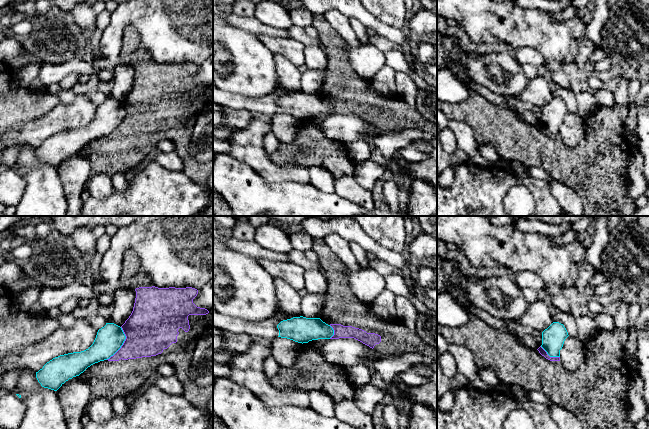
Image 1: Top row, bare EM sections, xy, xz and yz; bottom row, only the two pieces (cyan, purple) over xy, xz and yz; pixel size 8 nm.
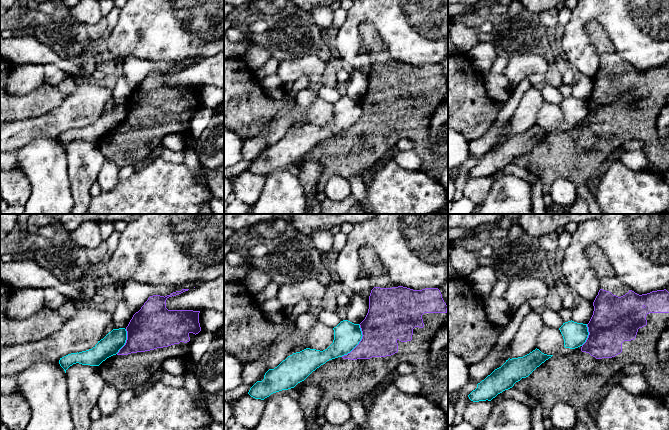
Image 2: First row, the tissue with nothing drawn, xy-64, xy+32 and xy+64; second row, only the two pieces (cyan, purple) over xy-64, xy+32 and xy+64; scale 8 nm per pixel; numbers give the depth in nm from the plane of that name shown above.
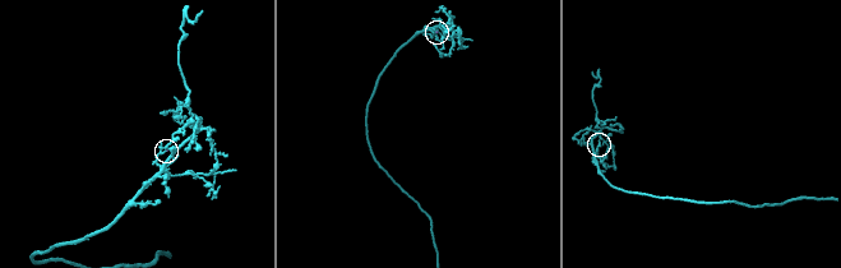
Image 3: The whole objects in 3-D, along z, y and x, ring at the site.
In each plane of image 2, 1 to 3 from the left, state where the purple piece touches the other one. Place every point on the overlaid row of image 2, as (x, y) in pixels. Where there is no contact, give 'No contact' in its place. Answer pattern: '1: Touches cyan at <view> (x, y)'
1: Touches cyan at xy-64 (125, 341)
2: Touches cyan at xy+32 (359, 341)
3: Touches cyan at xy+64 (588, 334)

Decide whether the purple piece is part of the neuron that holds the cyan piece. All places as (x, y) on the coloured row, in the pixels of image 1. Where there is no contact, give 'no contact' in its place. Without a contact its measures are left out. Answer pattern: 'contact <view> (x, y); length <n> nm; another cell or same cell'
contact xy (122, 344); length 300 nm; another cell

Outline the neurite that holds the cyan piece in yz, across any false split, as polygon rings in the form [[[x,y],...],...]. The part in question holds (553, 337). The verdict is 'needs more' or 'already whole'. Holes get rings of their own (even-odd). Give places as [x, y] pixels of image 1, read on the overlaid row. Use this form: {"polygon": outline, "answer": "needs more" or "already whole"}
{"polygon": [[[553,322],[542,332],[541,347],[550,357],[560,357],[560,350],[568,336],[568,332],[563,324]]], "answer": "already whole"}

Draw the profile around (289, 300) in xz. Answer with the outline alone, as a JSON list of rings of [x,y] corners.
[[[274,278],[278,305],[284,314],[291,317],[300,317],[301,313],[301,297],[298,291],[291,287],[287,282],[280,278]]]

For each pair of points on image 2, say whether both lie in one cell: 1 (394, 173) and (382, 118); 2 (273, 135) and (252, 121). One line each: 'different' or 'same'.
1: different
2: different

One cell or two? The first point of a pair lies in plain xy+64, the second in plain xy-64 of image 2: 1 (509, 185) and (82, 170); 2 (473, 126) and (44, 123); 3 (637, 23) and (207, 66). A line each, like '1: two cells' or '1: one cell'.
1: two cells
2: two cells
3: two cells

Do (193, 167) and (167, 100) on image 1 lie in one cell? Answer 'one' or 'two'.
one

